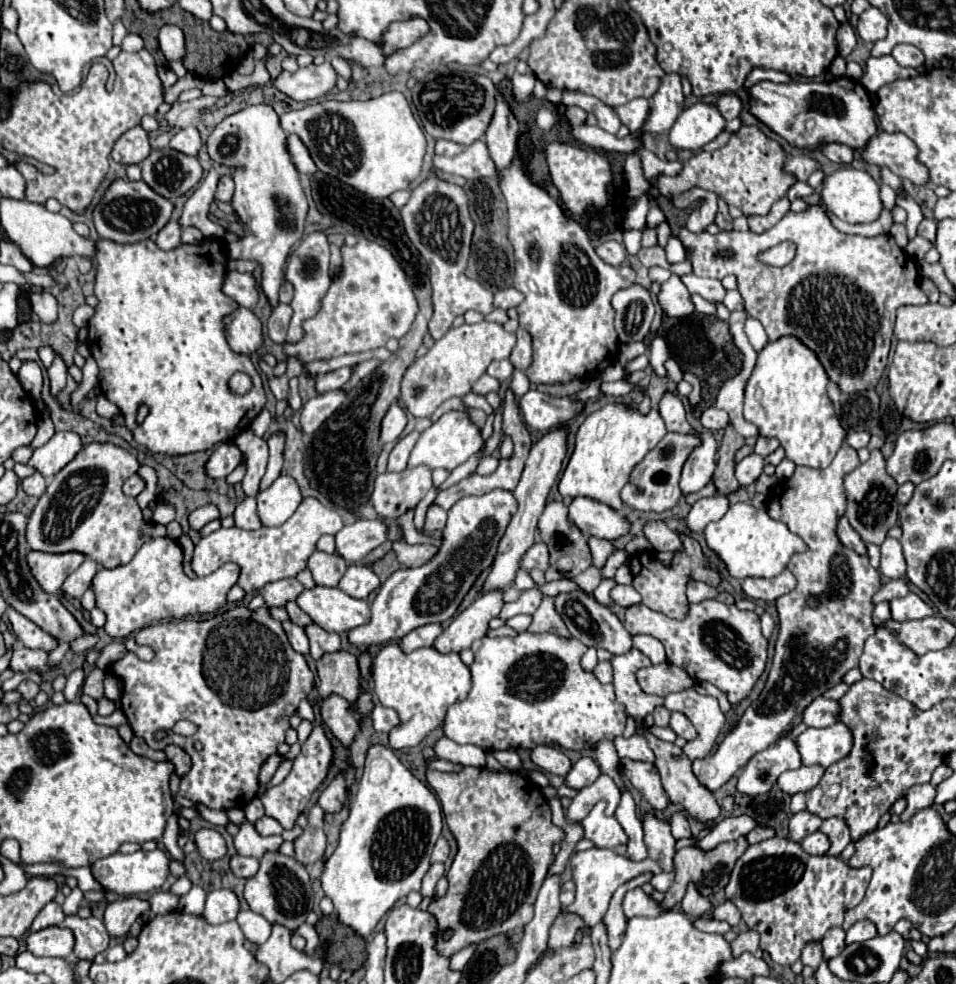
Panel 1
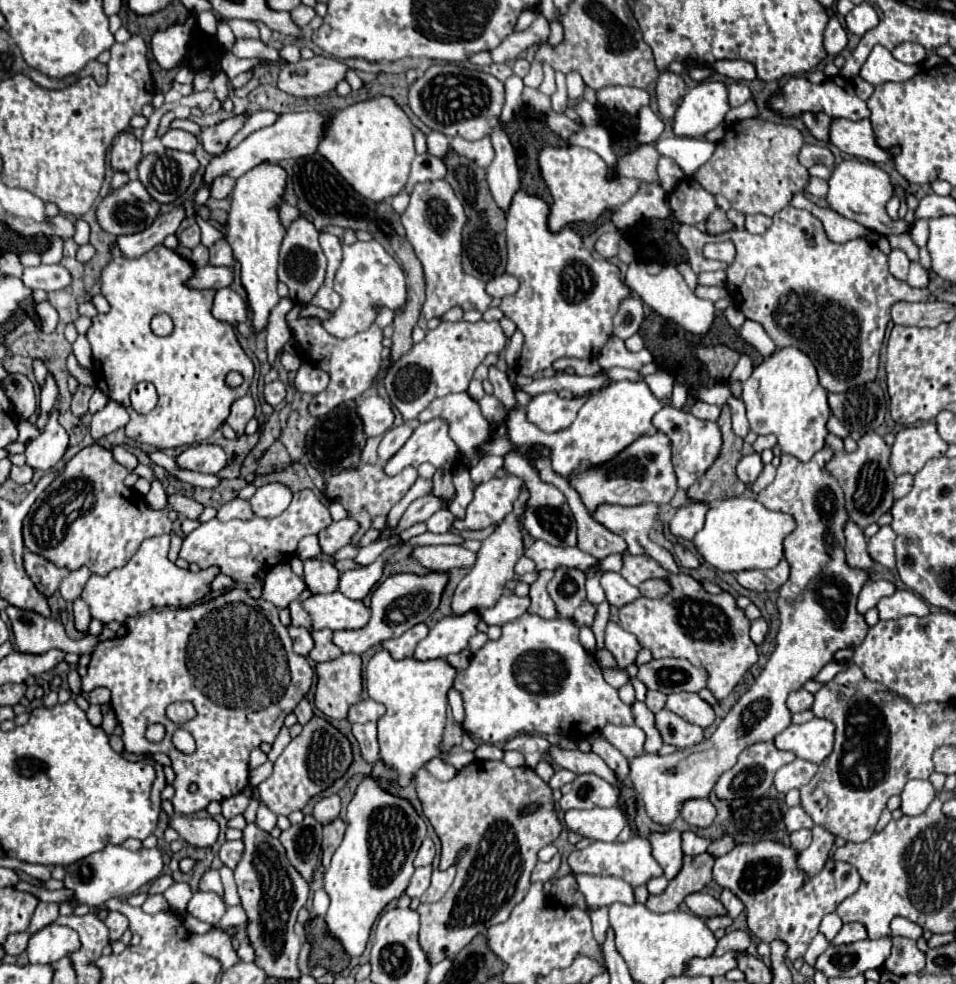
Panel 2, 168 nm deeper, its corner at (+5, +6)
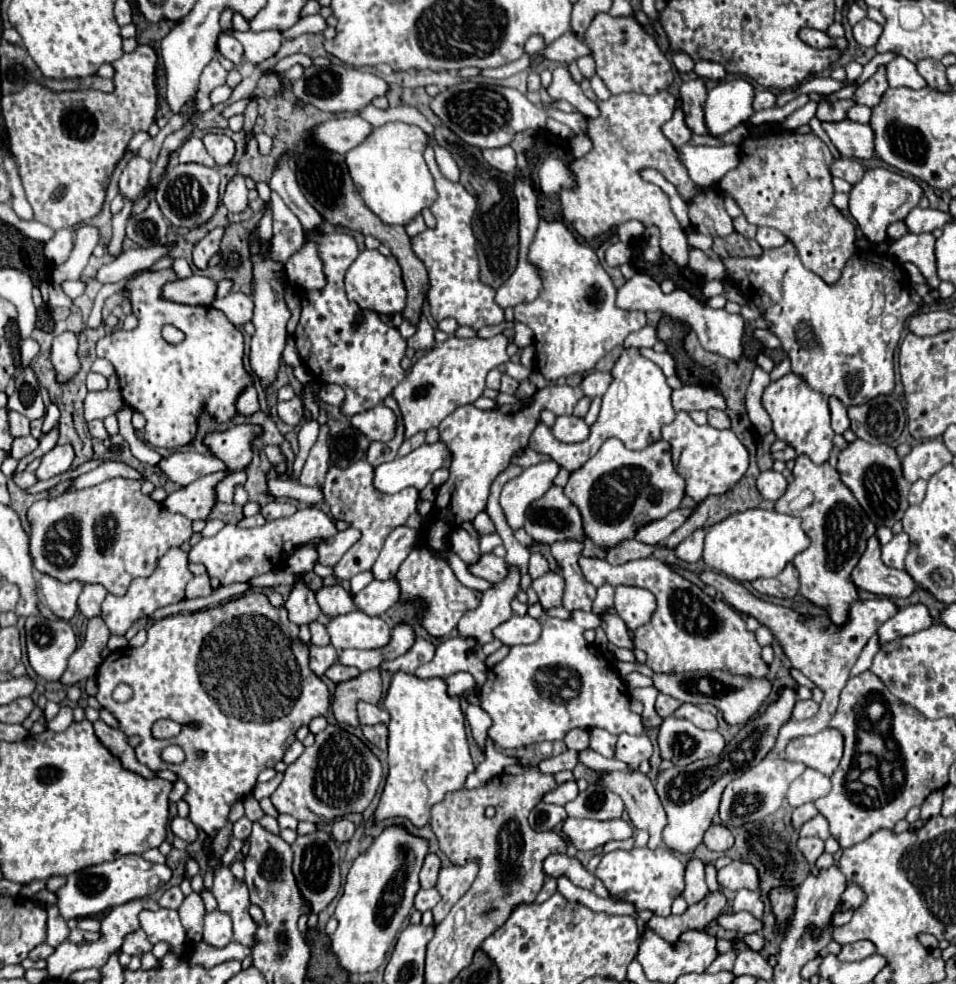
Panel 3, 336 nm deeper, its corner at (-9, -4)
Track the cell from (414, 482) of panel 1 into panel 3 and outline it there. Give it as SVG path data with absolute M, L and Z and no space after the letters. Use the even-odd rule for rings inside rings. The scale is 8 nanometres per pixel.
M359 460L345 470L333 466L325 476L327 504L331 508L331 516L335 520L347 520L353 528L357 528L361 532L361 540L357 544L353 544L347 550L347 554L335 564L335 576L339 580L351 580L355 574L369 570L375 564L389 532L397 526L403 526L407 522L407 518L417 510L419 490L405 488L393 496L383 494L373 486L373 476L375 476L373 466L367 460Z

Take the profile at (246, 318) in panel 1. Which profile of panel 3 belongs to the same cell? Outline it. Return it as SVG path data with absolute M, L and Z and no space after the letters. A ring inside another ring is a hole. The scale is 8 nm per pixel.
M231 292L221 300L215 300L211 306L225 312L229 322L235 326L243 326L253 318L253 298L245 296L243 292Z

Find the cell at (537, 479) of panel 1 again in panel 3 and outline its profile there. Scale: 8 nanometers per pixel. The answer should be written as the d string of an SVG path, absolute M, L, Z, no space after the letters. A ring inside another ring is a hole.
M509 566L507 578L503 582L493 584L489 590L481 592L479 606L475 610L469 610L463 614L463 618L457 624L457 630L461 636L475 636L479 646L493 640L493 630L507 622L507 618L513 616L511 602L515 594L519 592L521 584L521 572L517 566Z

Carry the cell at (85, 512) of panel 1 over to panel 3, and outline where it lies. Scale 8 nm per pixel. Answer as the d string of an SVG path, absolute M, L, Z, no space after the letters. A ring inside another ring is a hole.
M111 478L85 490L65 492L53 500L39 500L29 508L27 518L31 522L29 546L35 570L61 582L79 580L83 584L103 584L115 596L123 596L133 578L149 576L155 570L159 556L173 546L181 546L193 534L189 518L173 512L169 514L163 504L157 504L151 496L141 492L137 480L127 478Z

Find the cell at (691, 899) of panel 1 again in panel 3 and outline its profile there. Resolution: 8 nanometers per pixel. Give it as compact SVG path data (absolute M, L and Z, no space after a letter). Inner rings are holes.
M723 912L723 914L719 914L717 924L719 924L721 928L733 930L733 932L737 932L737 934L749 934L749 932L761 930L761 920L753 918L753 916L747 914L747 912L731 912L731 914Z

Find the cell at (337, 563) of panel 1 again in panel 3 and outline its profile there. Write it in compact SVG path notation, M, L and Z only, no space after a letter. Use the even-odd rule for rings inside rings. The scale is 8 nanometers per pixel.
M333 584L333 586L323 586L315 592L319 608L323 614L327 614L329 618L347 614L355 610L353 604L353 596L349 590L345 590L341 584Z

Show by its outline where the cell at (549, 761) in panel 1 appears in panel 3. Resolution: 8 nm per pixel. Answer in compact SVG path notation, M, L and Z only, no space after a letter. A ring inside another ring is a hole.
M635 770L629 772L597 772L597 784L619 794L627 806L629 818L637 830L649 832L649 848L661 846L661 832L667 824L665 810L653 788L653 782Z

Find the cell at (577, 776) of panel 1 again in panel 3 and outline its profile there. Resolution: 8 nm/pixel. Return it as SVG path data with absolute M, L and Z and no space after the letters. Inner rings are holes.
M571 780L571 782L565 782L565 784L557 786L557 788L555 788L553 792L549 792L543 800L545 800L545 802L549 802L549 804L565 806L567 802L575 800L575 798L577 798L577 794L579 794L579 790L577 790L577 782L575 782L575 780Z

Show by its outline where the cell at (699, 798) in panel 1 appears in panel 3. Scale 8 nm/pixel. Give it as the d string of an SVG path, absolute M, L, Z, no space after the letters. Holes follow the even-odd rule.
M711 824L703 836L703 842L707 844L709 850L715 852L725 852L733 846L733 834L729 832L727 826L723 824Z

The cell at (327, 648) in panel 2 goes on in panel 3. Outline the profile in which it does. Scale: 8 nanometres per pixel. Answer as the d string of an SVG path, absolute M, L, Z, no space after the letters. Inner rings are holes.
M335 662L327 672L325 672L325 676L327 678L331 678L335 684L337 682L345 682L345 680L349 680L349 678L355 678L355 676L359 676L359 668L353 668L353 666L343 666L341 662Z

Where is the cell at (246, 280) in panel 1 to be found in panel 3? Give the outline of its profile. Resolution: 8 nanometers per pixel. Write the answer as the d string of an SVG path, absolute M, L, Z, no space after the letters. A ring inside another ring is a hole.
M189 276L177 282L169 282L163 288L163 298L179 302L179 304L201 304L211 306L217 294L217 282L207 276Z

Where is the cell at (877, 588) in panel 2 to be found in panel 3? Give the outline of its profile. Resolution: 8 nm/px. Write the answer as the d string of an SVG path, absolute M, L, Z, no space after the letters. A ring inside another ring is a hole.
M703 570L699 572L699 580L705 582L707 586L713 586L717 588L723 598L739 612L745 612L745 614L751 614L755 616L761 624L769 626L771 632L775 634L775 638L781 642L787 658L791 660L791 664L801 670L811 682L815 682L823 692L825 692L825 698L821 702L821 708L819 712L813 716L813 718L807 718L807 720L801 720L797 724L785 724L781 728L781 734L779 734L779 740L777 740L777 746L773 748L773 752L781 752L787 742L791 738L797 738L797 736L809 736L809 734L817 734L819 730L827 728L831 716L835 714L837 710L837 702L839 702L839 694L849 678L849 670L851 666L857 662L859 658L859 652L863 650L863 646L867 644L867 640L877 632L877 628L889 620L891 616L897 614L897 606L889 600L889 598L873 598L873 600L865 600L865 602L855 602L851 606L851 614L849 614L849 624L843 626L843 628L837 628L833 626L827 616L819 616L819 618L801 618L797 616L797 612L789 610L789 608L783 608L783 606L777 606L777 604L771 604L771 602L763 602L759 598L755 598L751 592L747 592L739 582L735 580L729 580L727 576L719 574L719 572L713 572L713 570Z

